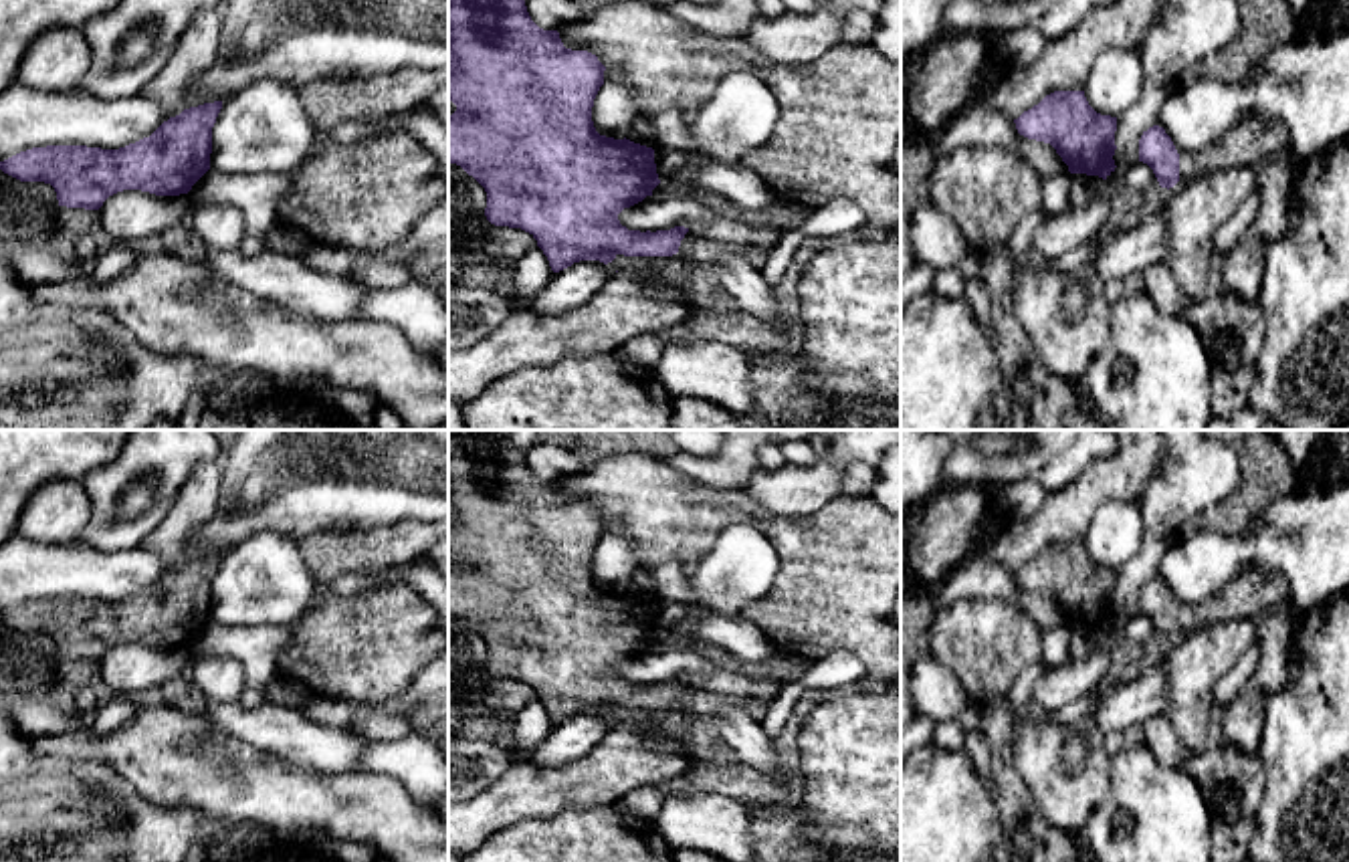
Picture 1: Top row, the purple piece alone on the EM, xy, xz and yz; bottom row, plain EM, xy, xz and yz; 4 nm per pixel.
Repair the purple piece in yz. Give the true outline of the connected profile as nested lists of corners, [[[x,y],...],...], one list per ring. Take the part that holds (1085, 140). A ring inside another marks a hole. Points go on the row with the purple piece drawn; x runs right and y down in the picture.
[[[1054,91],[1046,95],[1038,105],[1024,111],[1014,119],[1020,135],[1036,141],[1050,143],[1070,174],[1099,176],[1107,180],[1115,172],[1115,131],[1117,117],[1097,113],[1084,91]]]

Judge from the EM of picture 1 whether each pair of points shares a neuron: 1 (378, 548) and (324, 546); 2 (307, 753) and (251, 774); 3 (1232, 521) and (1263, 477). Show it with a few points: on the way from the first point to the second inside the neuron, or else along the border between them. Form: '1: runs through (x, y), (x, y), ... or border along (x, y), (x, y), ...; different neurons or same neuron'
1: runs through (364, 548), (338, 548); same neuron
2: border along (245, 741), (309, 770), (334, 774); different neurons
3: runs through (1234, 511), (1259, 487); same neuron

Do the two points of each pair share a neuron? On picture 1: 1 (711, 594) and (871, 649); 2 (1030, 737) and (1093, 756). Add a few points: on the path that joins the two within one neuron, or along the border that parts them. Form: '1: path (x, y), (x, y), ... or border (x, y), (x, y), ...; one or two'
1: border (778, 572), (772, 588), (742, 614); two
2: path (1047, 753), (1063, 770), (1077, 770); one

